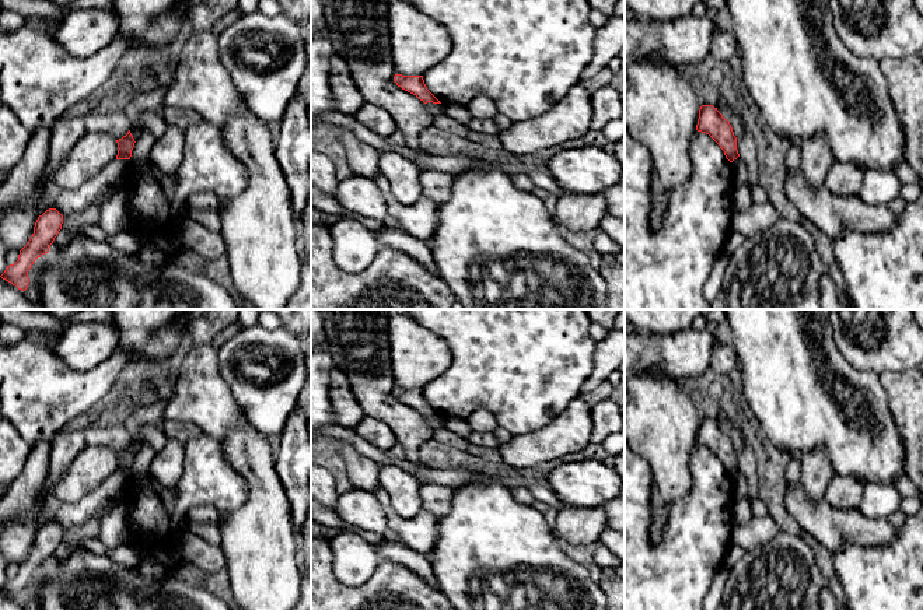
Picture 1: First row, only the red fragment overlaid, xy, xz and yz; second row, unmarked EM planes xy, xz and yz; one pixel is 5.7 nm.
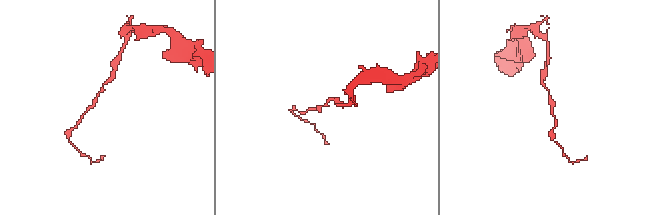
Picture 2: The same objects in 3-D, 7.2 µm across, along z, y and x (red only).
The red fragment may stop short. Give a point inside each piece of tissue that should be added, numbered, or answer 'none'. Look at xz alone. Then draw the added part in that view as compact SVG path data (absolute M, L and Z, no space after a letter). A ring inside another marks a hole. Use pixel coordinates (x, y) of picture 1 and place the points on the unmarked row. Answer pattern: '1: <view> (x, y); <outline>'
none

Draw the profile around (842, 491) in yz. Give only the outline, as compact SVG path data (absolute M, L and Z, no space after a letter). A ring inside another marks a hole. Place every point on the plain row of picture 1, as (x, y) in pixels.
M833 476L826 485L825 501L838 509L859 509L864 484L854 477Z

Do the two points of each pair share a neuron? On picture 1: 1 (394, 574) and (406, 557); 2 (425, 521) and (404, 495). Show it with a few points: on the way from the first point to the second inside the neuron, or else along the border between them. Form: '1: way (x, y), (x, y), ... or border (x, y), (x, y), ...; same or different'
1: border (383, 557), (404, 564), (429, 584); different
2: border (388, 497), (401, 516), (413, 518), (420, 511); different

